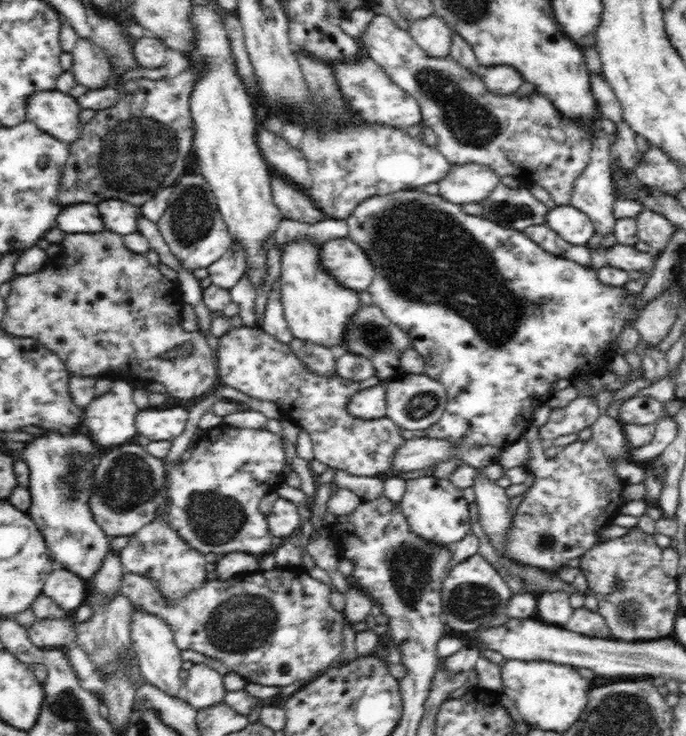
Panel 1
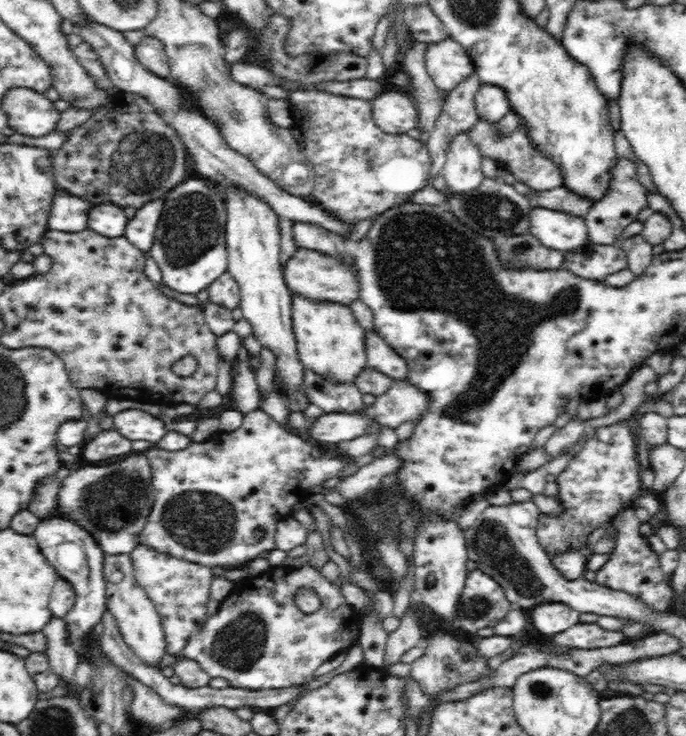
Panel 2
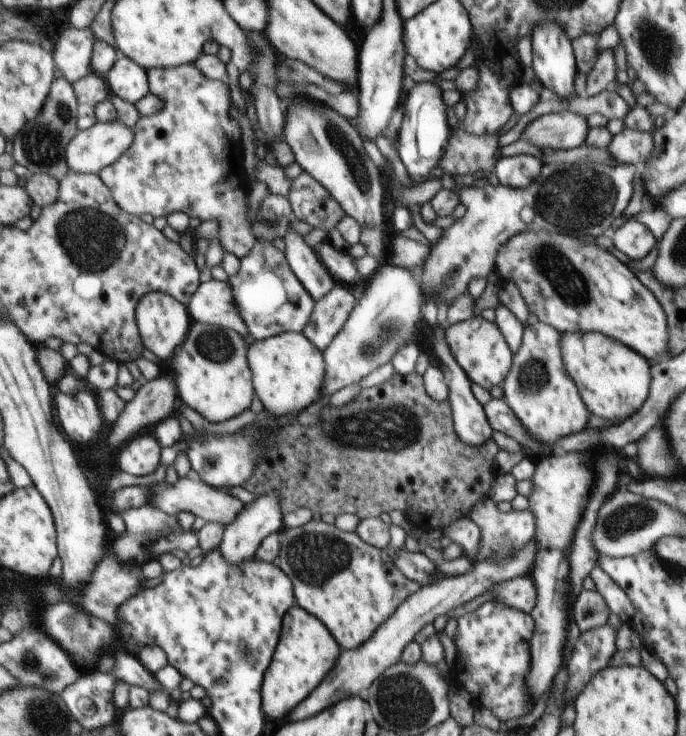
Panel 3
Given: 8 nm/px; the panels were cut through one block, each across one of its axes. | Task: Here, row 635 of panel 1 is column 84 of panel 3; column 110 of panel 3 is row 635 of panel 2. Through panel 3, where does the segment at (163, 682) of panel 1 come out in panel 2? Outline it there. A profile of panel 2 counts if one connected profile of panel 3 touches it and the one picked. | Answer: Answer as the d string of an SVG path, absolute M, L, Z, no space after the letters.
M131 554L106 555L103 575L106 581L107 610L110 610L110 615L116 619L120 634L128 648L132 649L132 652L140 660L148 663L151 668L160 669L162 664L158 662L167 654L162 622L154 603L136 581Z

